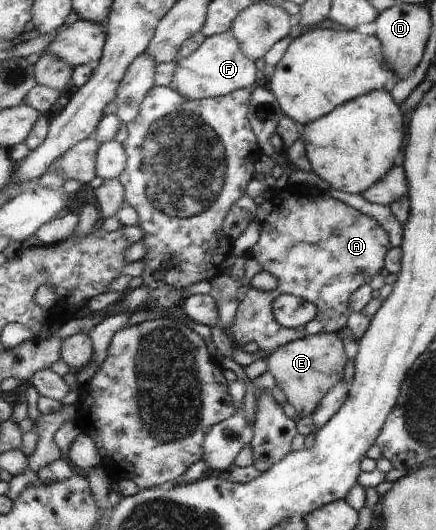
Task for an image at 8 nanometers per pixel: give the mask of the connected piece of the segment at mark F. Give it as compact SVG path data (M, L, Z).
M228 31L207 37L194 54L186 58L180 57L176 61L173 78L168 86L178 90L188 100L202 100L222 97L250 86L255 87L260 82L261 76L256 62L244 54L238 38Z

